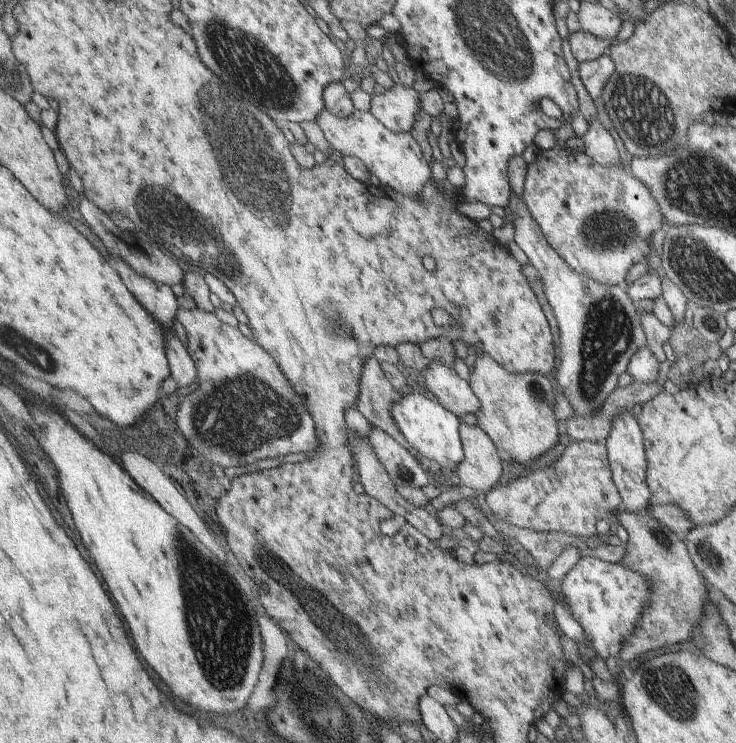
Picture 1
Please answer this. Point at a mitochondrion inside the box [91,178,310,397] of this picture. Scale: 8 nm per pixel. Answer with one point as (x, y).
(162, 212)

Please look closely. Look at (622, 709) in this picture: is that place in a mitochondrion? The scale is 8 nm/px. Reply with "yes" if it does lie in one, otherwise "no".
no

